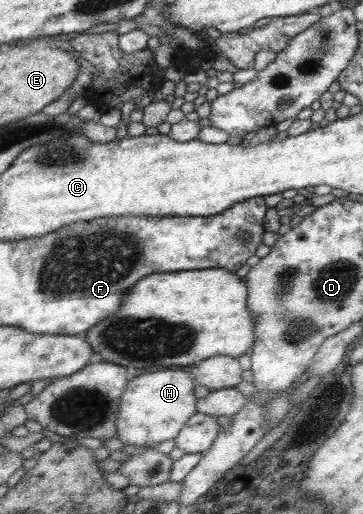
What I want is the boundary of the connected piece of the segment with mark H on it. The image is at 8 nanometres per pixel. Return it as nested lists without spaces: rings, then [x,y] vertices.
[[[183,369],[153,371],[127,380],[116,413],[115,438],[135,447],[151,447],[161,441],[175,439],[187,419],[196,412],[194,384],[192,373]]]

